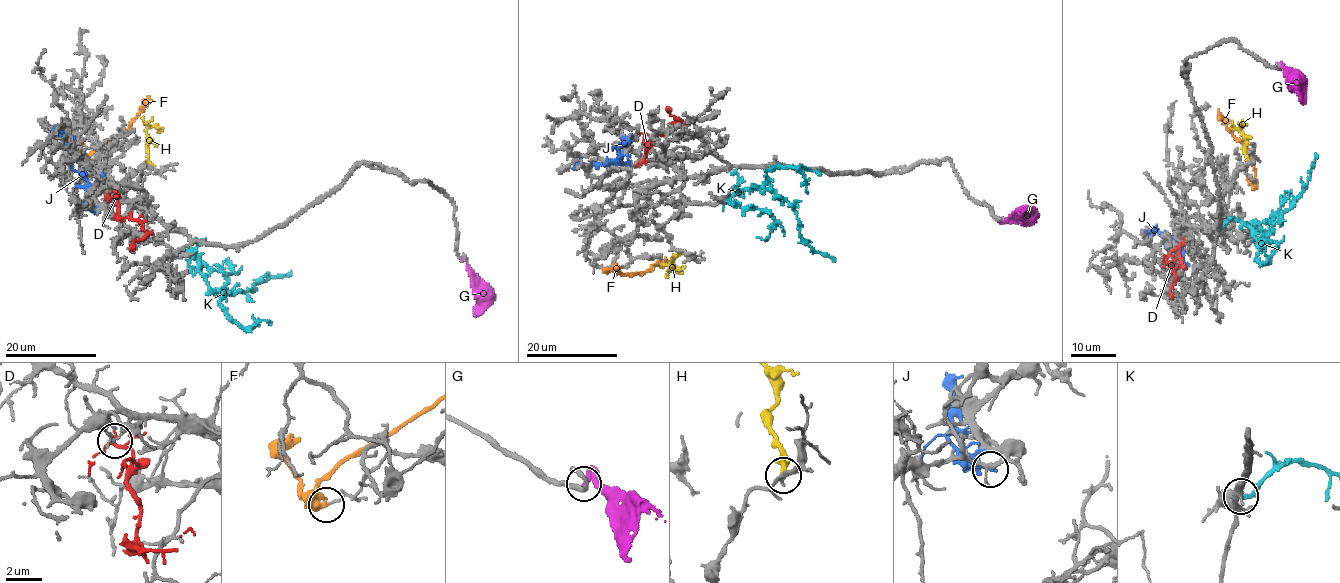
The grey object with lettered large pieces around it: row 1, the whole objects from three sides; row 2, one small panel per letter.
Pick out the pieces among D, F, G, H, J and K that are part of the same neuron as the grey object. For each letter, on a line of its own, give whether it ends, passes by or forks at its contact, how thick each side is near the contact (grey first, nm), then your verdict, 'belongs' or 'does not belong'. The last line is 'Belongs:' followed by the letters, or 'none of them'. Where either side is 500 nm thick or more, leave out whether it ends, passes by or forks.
D: it forks; calibres 150 and 160 nm; does not belong
F: it forks; calibres 90 and 260 nm; does not belong
G: it ends; calibres 280 and 320 nm; does not belong
H: it passes by; calibres 200 and 240 nm; does not belong
J: it ends; calibres 190 and 240 nm; does not belong
K: it ends; calibres 400 and 190 nm; does not belong
Belongs: none of them

